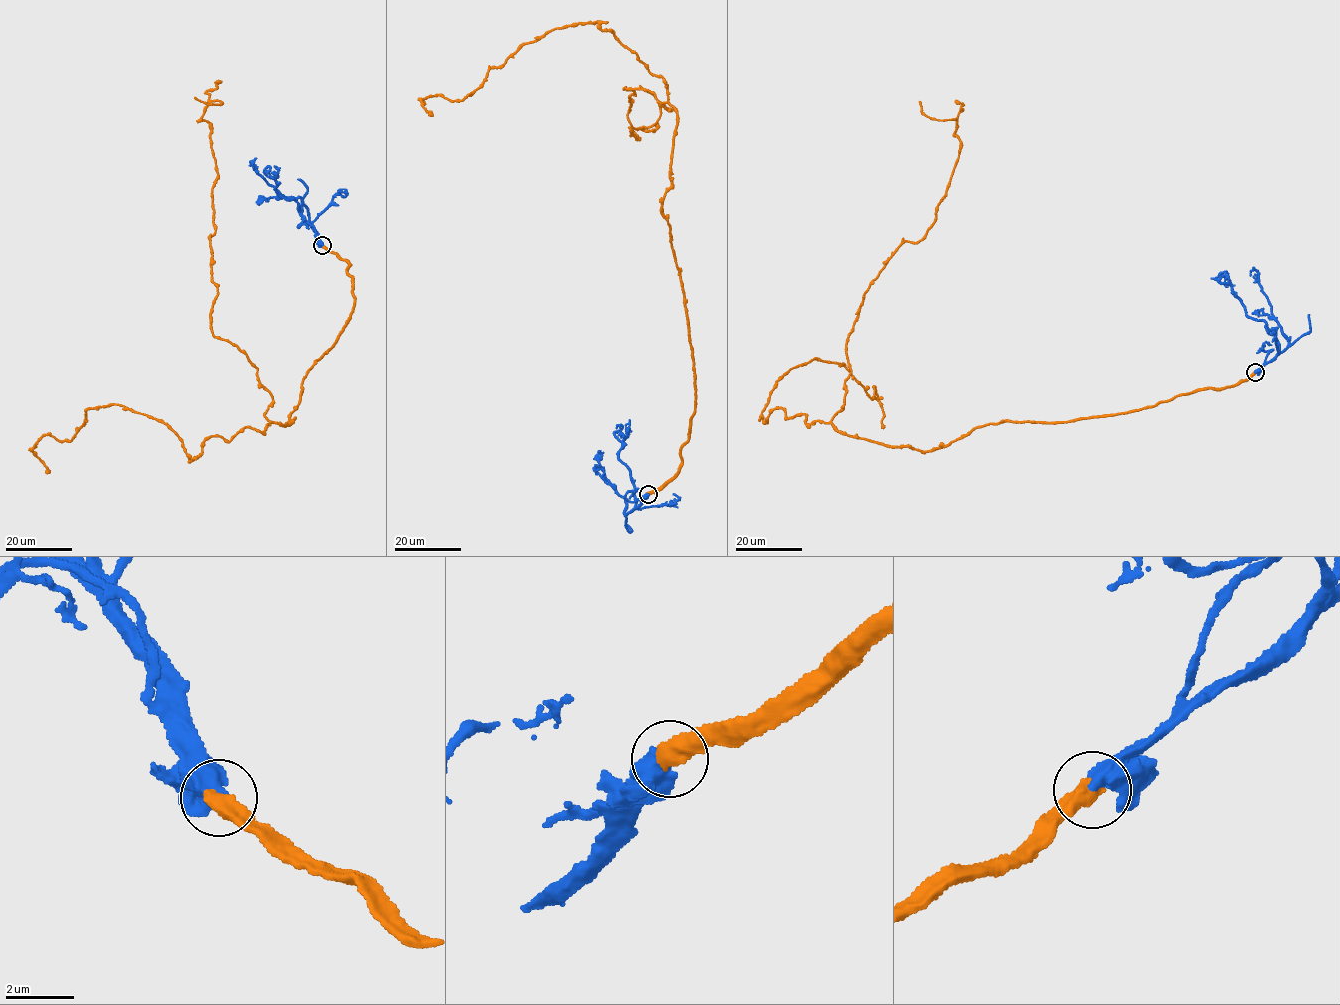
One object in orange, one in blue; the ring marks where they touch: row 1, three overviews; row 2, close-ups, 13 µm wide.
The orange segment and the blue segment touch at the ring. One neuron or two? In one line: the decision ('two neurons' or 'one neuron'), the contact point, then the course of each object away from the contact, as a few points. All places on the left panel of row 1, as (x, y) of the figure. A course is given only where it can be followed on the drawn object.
one neuron | (322, 245) | orange via (322, 245), (355, 302), (283, 426), (213, 335), (201, 119), (223, 103), (194, 98) | blue via (322, 245), (302, 199), (289, 201), (278, 194), (276, 180), (264, 172), (268, 166), (265, 171)

